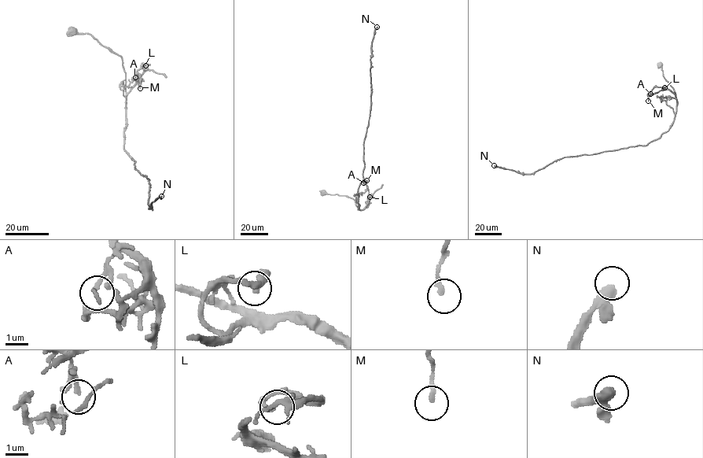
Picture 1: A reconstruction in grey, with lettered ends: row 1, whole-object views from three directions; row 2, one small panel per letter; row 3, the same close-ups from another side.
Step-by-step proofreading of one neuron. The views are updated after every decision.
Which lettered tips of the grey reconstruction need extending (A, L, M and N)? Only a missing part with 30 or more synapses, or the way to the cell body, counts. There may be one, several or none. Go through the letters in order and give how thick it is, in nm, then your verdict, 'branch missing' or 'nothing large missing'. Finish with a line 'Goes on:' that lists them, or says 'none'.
A: 160 nm thick; nothing large missing
L: 240 nm thick; nothing large missing
M: 190 nm thick; nothing large missing
N: 480 nm thick; branch missing
Goes on: N

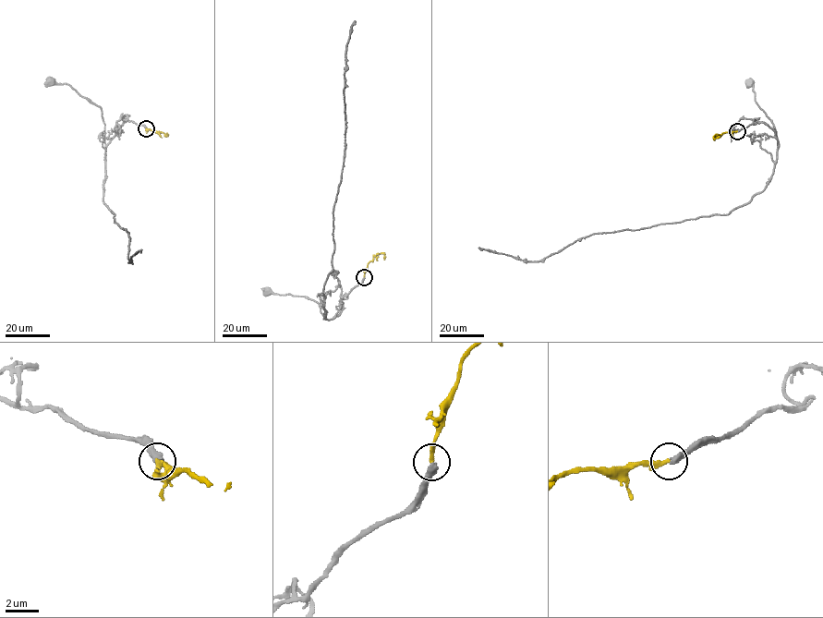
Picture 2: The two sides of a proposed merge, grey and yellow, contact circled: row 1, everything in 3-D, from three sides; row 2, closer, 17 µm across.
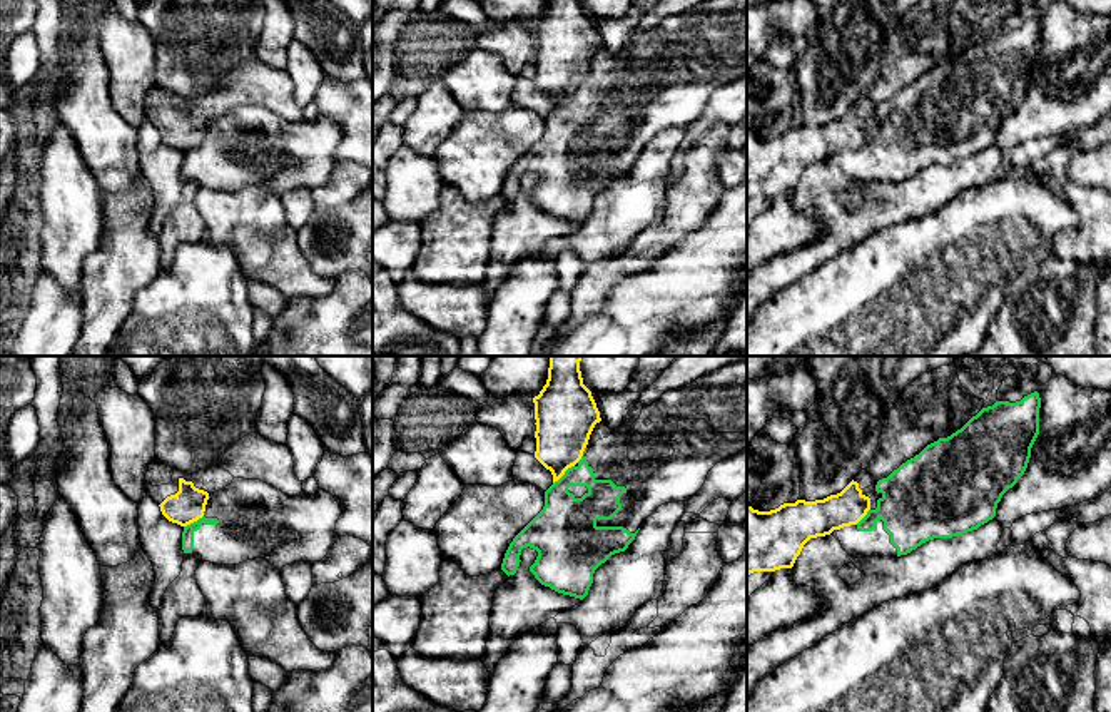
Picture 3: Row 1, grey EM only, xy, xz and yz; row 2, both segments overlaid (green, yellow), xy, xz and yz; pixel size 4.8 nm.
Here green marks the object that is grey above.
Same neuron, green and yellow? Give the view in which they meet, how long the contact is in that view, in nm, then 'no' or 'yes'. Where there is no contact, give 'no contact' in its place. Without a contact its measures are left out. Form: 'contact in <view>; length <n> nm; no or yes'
contact in xz; length 140 nm; no

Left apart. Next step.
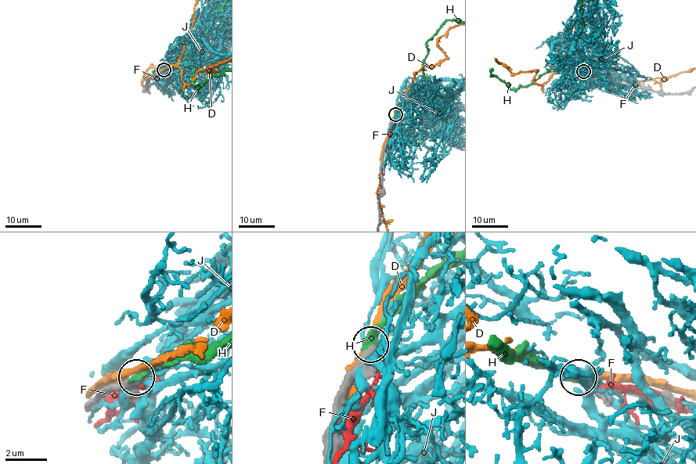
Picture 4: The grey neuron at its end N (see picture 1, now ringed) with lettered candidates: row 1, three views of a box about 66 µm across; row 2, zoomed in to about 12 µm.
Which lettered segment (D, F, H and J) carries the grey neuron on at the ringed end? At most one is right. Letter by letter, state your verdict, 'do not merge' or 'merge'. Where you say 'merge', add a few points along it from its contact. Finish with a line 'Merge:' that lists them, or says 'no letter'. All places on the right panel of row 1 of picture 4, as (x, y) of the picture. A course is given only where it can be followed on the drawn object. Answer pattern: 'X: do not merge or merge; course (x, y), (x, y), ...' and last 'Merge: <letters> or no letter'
D: do not merge
F: do not merge
H: merge
J: do not merge
Merge: H

